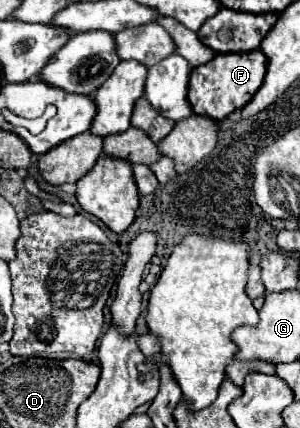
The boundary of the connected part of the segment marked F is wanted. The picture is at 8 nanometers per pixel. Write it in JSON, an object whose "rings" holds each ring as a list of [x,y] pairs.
{"rings":[[[255,49],[249,53],[219,53],[205,65],[191,71],[189,81],[189,101],[195,113],[207,115],[215,121],[231,115],[233,111],[245,107],[253,95],[259,91],[267,71],[267,57],[263,51]]]}

